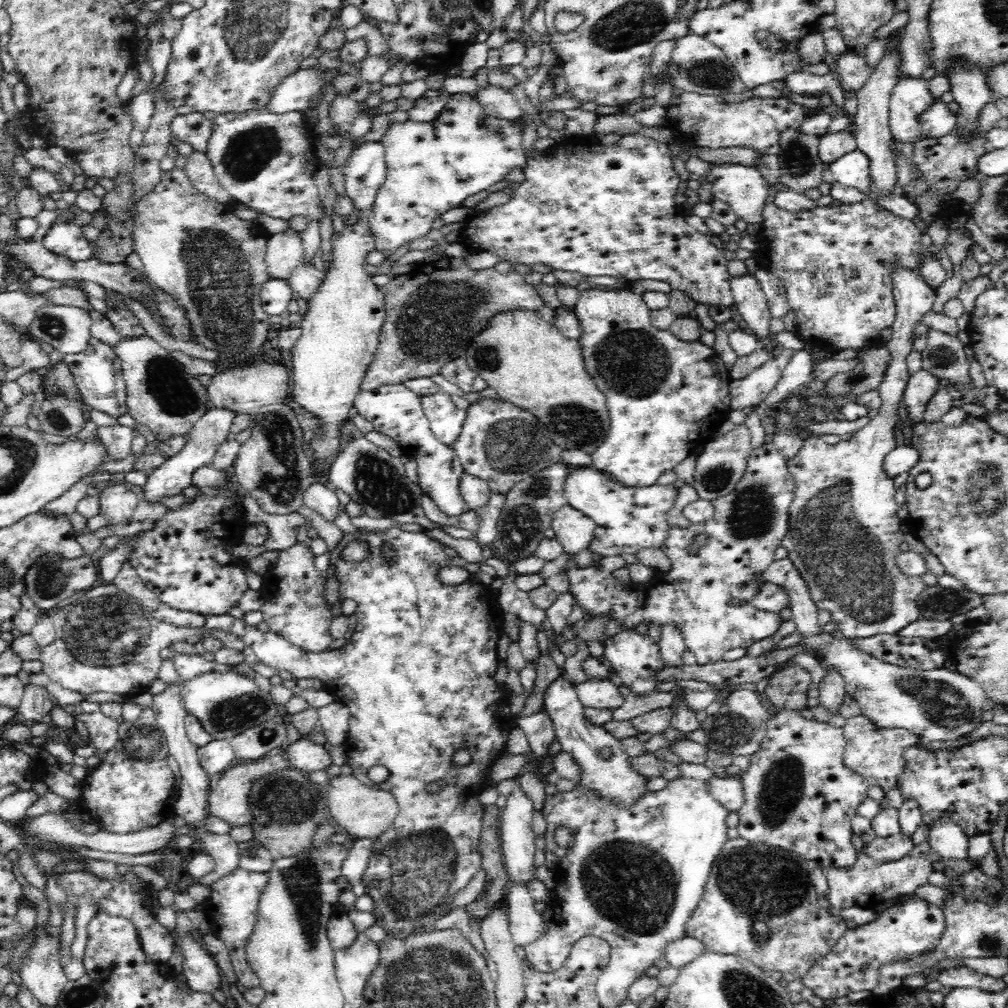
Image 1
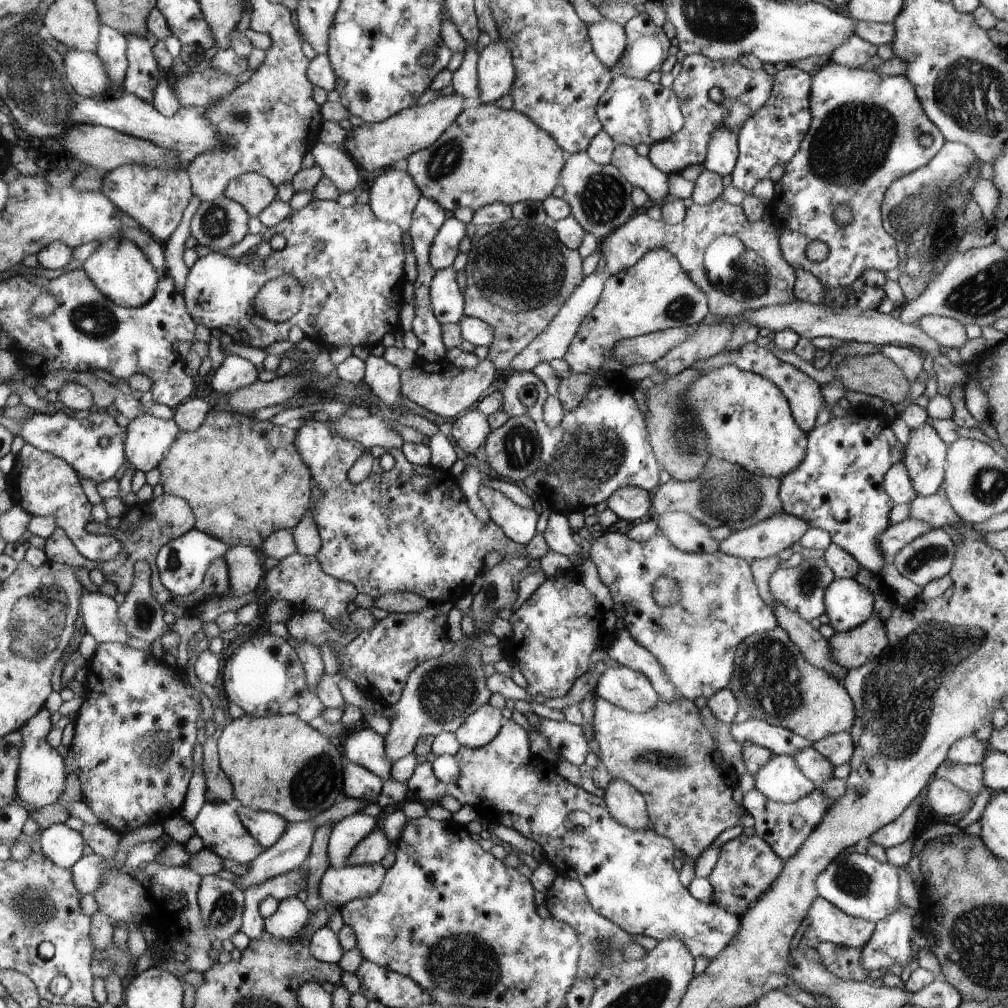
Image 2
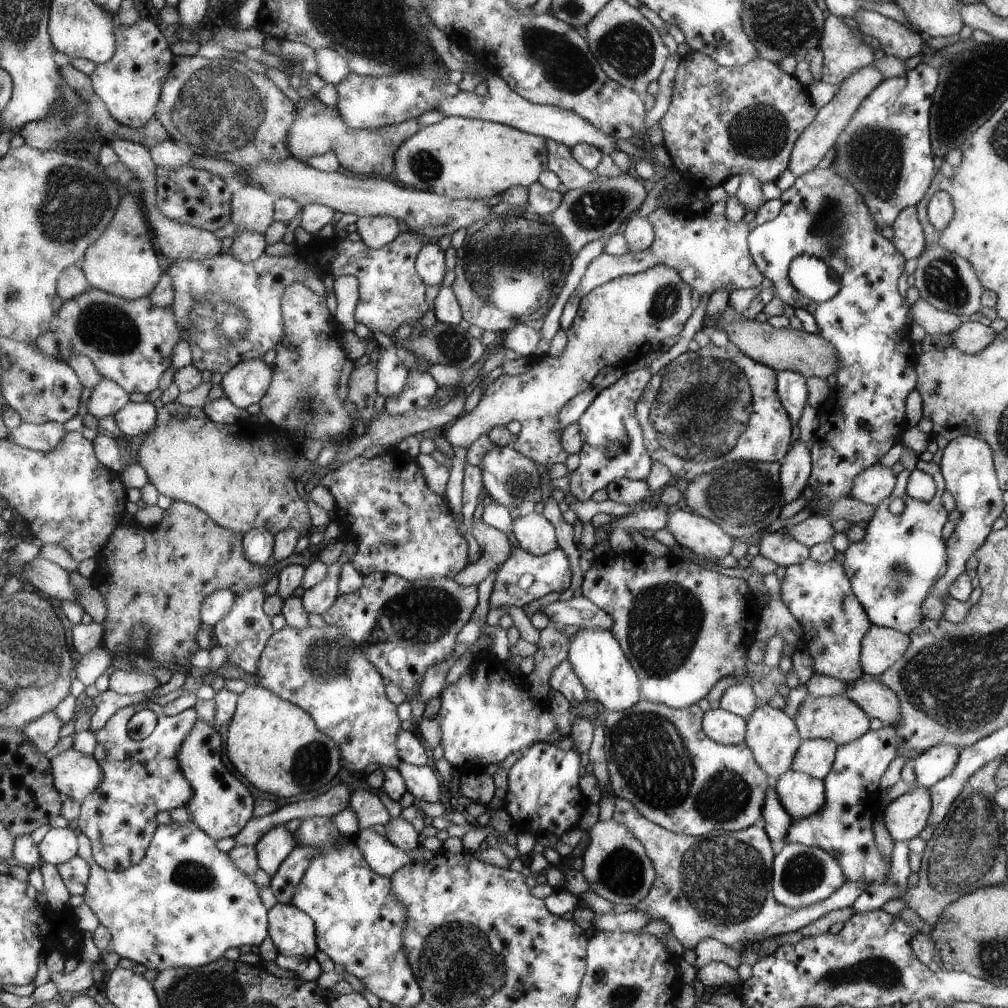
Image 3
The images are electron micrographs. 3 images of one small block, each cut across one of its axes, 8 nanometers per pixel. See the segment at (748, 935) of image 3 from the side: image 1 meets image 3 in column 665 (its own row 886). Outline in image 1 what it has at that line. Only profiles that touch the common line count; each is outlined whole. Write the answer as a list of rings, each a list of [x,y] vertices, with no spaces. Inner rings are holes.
[[[928,841],[915,844],[914,848],[900,860],[877,861],[866,851],[866,845],[857,852],[857,859],[853,866],[844,868],[828,867],[825,875],[829,884],[828,898],[832,908],[860,908],[874,907],[880,902],[895,899],[903,895],[914,894],[920,886],[928,883],[928,876],[934,872],[932,864],[939,860],[939,854],[932,850]]]

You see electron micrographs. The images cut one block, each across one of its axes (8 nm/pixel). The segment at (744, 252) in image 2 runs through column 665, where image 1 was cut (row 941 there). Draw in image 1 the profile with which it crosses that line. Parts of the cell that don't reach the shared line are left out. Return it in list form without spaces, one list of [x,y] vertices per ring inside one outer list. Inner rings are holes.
[[[239,866],[238,870],[234,870],[232,874],[226,874],[209,884],[210,896],[201,907],[209,916],[215,936],[222,940],[229,952],[237,981],[240,981],[240,984],[247,989],[260,987],[259,976],[248,963],[246,945],[256,926],[260,896],[268,881],[269,876],[266,872],[248,872]]]

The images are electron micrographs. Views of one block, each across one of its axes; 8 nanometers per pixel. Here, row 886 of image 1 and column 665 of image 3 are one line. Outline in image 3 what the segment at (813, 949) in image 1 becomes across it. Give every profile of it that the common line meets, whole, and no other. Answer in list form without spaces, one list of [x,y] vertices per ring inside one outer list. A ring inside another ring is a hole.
[[[641,698],[634,707],[627,708],[626,710],[607,712],[604,719],[604,752],[610,777],[611,791],[620,798],[628,799],[649,821],[653,821],[669,831],[683,835],[702,836],[707,835],[714,829],[728,832],[741,831],[754,824],[761,823],[766,792],[770,790],[766,784],[767,773],[760,768],[759,763],[755,760],[754,753],[751,751],[751,747],[745,742],[739,745],[723,745],[713,741],[703,731],[704,713],[697,704],[683,709],[673,709],[669,706],[649,701],[646,698]]]

